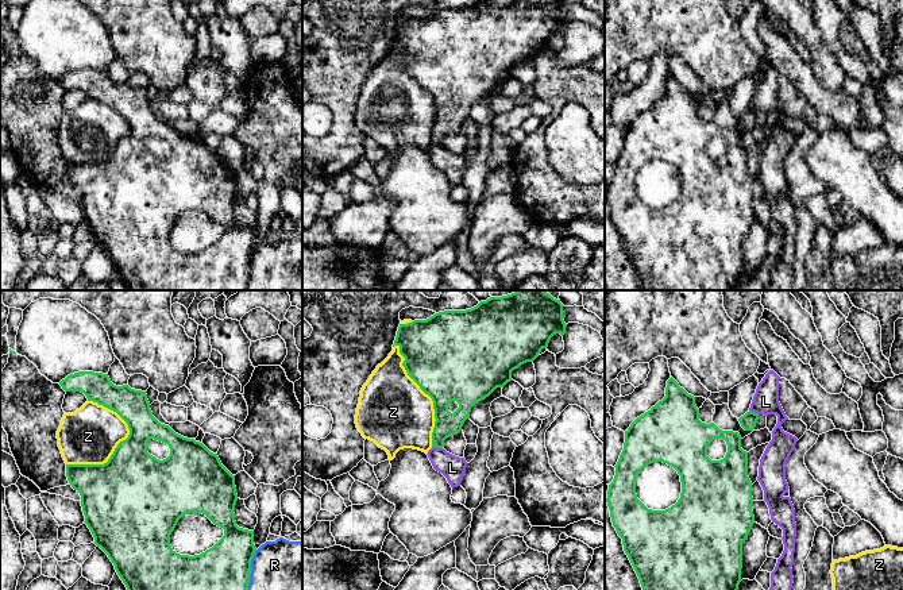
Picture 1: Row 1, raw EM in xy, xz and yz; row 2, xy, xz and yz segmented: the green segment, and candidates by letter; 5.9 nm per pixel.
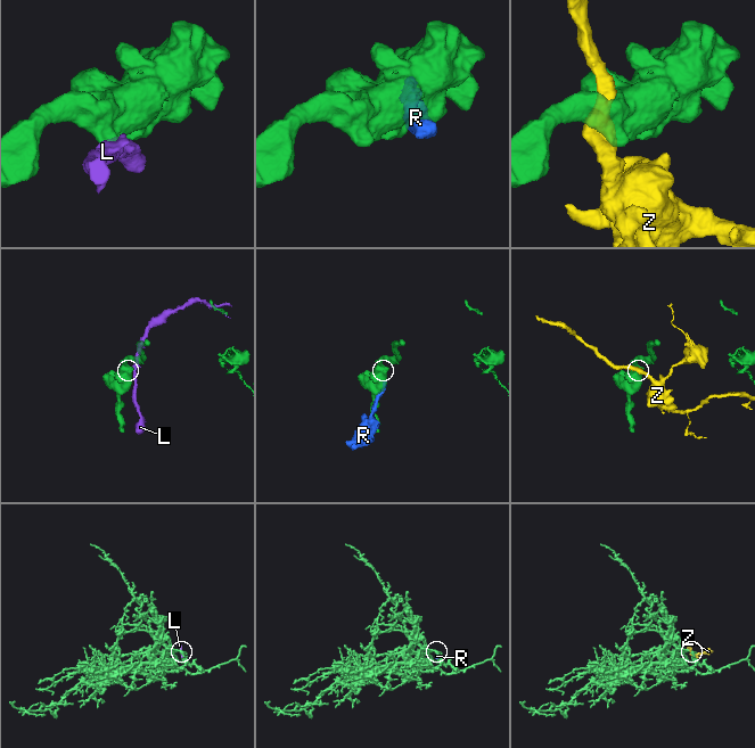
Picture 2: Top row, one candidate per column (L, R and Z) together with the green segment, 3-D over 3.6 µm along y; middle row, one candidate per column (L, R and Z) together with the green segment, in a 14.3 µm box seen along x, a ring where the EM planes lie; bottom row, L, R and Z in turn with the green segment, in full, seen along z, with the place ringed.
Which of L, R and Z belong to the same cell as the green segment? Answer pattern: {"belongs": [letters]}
{"belongs": []}

